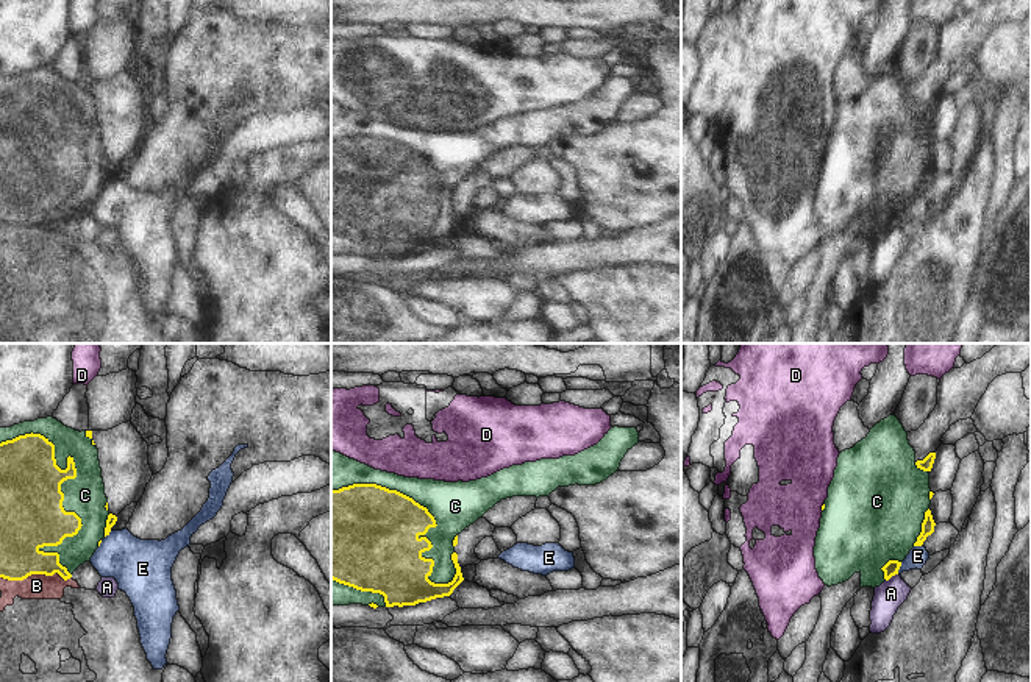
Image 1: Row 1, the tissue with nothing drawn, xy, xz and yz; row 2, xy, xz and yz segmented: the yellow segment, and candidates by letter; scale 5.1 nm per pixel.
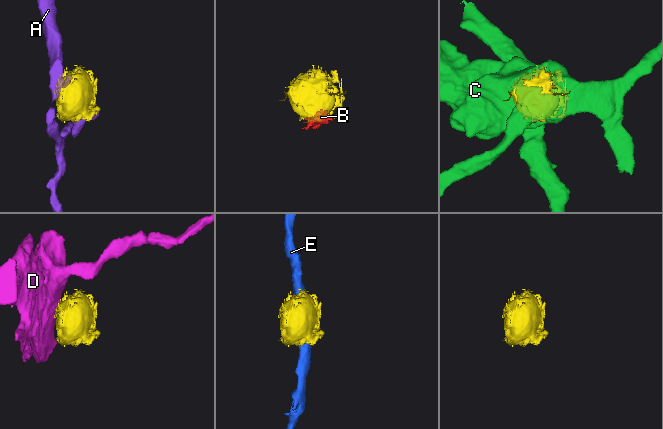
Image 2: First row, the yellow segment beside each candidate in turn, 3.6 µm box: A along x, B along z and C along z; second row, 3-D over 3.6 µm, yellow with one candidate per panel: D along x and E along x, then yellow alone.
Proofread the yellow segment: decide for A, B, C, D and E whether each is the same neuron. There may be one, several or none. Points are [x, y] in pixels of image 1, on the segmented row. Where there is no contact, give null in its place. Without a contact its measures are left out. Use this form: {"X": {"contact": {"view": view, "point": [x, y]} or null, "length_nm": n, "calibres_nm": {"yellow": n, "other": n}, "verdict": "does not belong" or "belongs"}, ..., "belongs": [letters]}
{"A": {"contact": {"view": "yz", "point": [891, 576]}, "length_nm": 80, "calibres_nm": {"yellow": 80, "other": 150}, "verdict": "does not belong"}, "B": {"contact": {"view": "xy", "point": [35, 573]}, "length_nm": 360, "calibres_nm": {"yellow": 260, "other": 130}, "verdict": "does not belong"}, "C": {"contact": {"view": "xy", "point": [60, 486]}, "length_nm": 800, "calibres_nm": {"yellow": 340, "other": 200}, "verdict": "belongs"}, "D": {"contact": {"view": "yz", "point": [822, 507]}, "length_nm": 40, "calibres_nm": {"yellow": 20, "other": 280}, "verdict": "does not belong"}, "E": {"contact": {"view": "yz", "point": [899, 568]}, "length_nm": 70, "calibres_nm": {"yellow": 80, "other": 100}, "verdict": "does not belong"}, "belongs": ["C"]}

